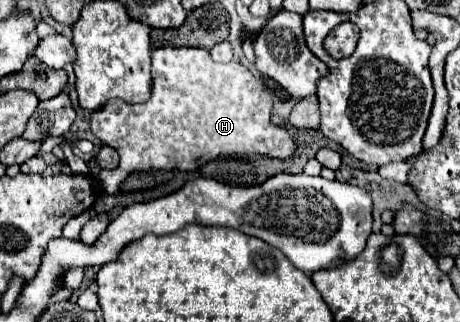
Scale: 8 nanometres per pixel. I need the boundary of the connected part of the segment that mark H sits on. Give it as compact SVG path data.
M160 47L152 53L152 95L146 103L130 105L122 99L110 99L104 107L90 115L92 133L120 155L120 165L112 171L100 171L96 181L102 193L116 193L118 185L132 171L148 169L180 169L194 171L220 155L266 155L274 159L290 159L296 153L296 139L270 121L272 97L264 85L238 61L216 63L206 49L194 47Z

